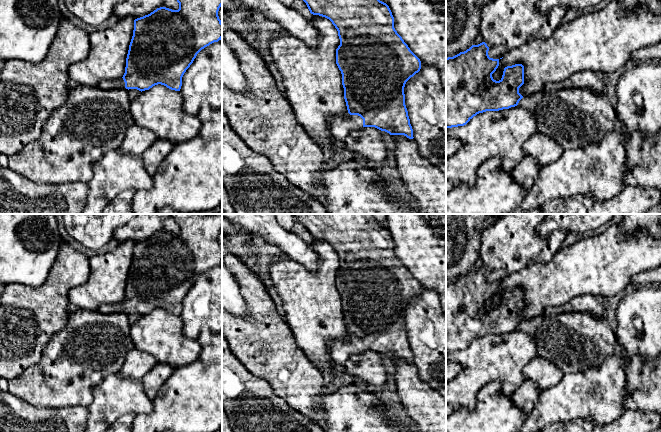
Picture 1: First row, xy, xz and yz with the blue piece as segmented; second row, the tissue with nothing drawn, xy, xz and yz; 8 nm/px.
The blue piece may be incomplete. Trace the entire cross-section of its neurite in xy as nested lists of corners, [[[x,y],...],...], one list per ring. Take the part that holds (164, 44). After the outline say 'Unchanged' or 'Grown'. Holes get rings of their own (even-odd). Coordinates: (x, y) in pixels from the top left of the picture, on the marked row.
[[[177,0],[178,10],[160,7],[148,15],[134,20],[133,36],[126,58],[122,78],[102,80],[97,88],[103,90],[126,88],[149,90],[161,84],[180,91],[182,77],[197,54],[214,42],[222,39],[222,22],[218,11],[222,0]]]. Grown

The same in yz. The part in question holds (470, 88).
[[[482,42],[446,58],[446,129],[464,126],[479,113],[515,107],[523,98],[519,88],[524,84],[524,66],[505,67],[502,78],[496,81],[492,74],[499,66],[499,59],[490,58],[488,51],[489,47]]]. Unchanged

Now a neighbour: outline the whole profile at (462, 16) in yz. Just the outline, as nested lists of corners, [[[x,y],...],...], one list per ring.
[[[446,0],[446,58],[469,49],[479,35],[482,8],[493,0]]]

